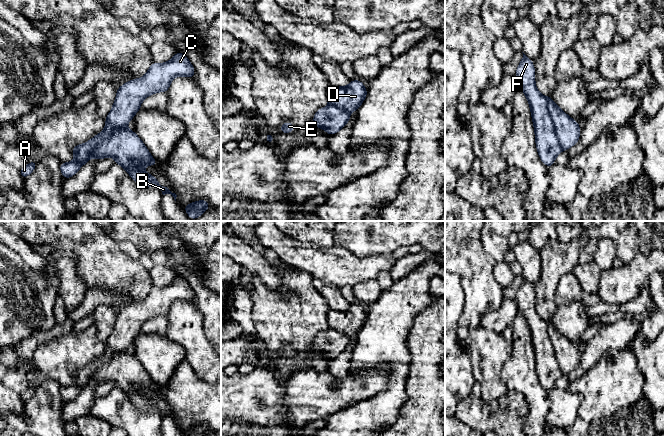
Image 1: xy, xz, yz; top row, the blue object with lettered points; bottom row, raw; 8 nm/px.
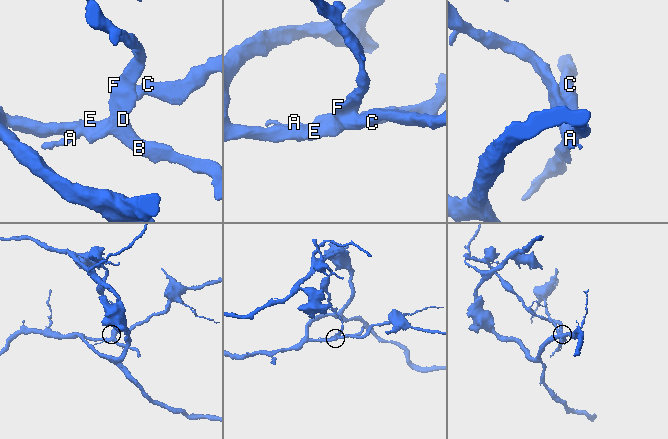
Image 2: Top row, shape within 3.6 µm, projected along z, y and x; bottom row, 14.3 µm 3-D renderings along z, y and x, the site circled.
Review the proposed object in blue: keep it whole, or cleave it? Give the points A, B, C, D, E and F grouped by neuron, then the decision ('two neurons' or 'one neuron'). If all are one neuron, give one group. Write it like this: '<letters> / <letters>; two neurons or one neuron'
A B D F / C E; two neurons

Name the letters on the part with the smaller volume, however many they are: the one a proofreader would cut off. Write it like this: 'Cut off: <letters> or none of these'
Cut off: A, B, D, F

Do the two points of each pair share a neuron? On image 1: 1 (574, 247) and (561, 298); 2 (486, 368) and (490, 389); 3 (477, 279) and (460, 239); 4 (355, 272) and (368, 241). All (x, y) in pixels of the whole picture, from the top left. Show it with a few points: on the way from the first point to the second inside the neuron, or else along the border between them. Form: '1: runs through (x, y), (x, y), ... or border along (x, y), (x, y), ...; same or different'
1: border along (572, 271), (560, 278), (557, 290), (554, 293); different
2: runs through (487, 373), (490, 384); same
3: runs through (475, 269), (460, 249); same
4: border along (340, 246), (360, 257), (384, 255); different

